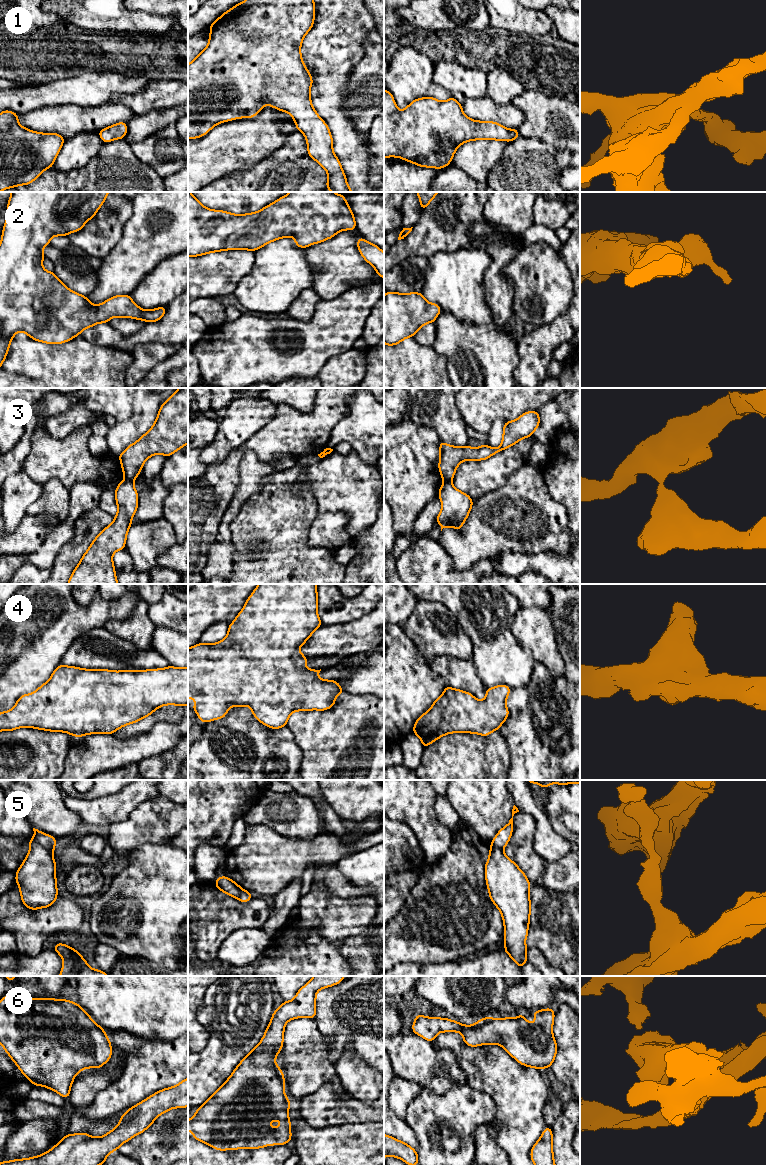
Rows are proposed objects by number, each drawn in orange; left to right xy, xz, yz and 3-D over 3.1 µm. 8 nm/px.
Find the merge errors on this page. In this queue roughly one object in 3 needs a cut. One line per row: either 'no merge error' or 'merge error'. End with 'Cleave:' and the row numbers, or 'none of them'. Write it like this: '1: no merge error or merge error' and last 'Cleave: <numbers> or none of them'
1: no merge error
2: no merge error
3: merge error
4: no merge error
5: merge error
6: no merge error
Cleave: 3, 5

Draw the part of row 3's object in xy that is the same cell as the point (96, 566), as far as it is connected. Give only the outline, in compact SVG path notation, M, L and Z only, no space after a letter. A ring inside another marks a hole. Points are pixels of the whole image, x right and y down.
M125 479L115 490L118 512L114 521L93 540L67 584L119 584L113 554L125 549L131 520L138 508L138 492L133 481Z

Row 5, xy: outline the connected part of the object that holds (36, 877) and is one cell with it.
M37 838L29 841L30 850L16 871L21 900L26 908L37 910L52 906L58 896L56 862L53 852L42 847Z

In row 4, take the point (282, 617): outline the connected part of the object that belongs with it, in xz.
M259 584L250 597L246 600L243 609L239 612L235 620L228 627L226 637L217 643L202 644L188 648L188 698L193 698L196 704L191 707L201 722L206 723L212 720L222 719L226 716L231 706L242 707L248 705L254 717L262 724L272 729L279 729L287 725L289 716L294 711L309 711L330 709L335 705L335 698L340 694L345 694L337 681L319 679L317 675L320 670L307 669L305 667L308 659L298 649L311 637L313 632L320 626L322 622L317 613L318 596L317 584Z

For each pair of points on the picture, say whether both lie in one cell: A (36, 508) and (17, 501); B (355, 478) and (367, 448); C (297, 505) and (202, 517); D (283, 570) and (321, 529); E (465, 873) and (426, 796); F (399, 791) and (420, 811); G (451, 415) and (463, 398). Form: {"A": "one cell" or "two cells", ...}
{"A": "two cells", "B": "two cells", "C": "two cells", "D": "two cells", "E": "two cells", "F": "one cell", "G": "two cells"}

